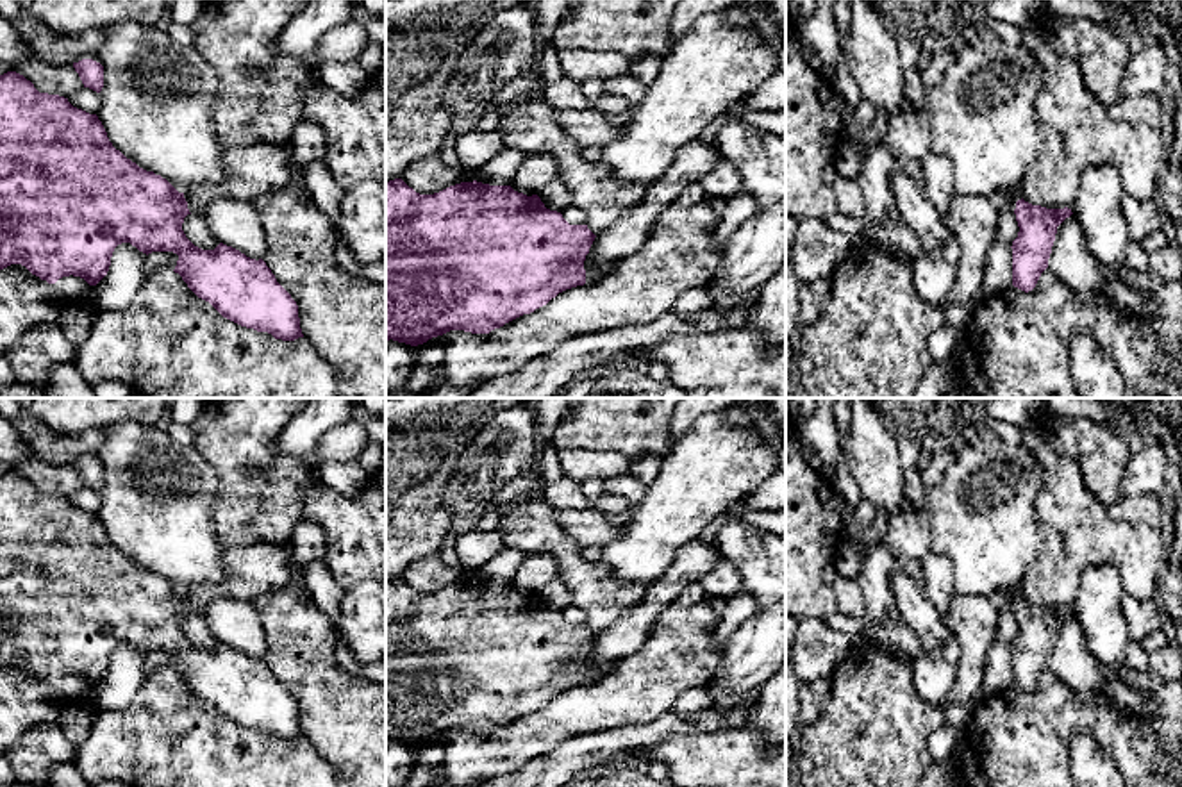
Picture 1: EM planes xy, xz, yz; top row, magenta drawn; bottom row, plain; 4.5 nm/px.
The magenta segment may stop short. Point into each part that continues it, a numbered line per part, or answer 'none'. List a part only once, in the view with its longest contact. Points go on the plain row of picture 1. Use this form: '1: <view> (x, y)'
none

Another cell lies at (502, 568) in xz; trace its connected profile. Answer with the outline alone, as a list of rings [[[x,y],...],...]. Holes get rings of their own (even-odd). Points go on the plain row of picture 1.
[[[504,546],[487,564],[473,573],[475,580],[489,585],[511,585],[523,557],[521,551]]]

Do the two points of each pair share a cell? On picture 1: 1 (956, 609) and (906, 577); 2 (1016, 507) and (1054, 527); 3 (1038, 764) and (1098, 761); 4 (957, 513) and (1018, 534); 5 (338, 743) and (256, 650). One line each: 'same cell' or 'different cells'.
1: different cells
2: different cells
3: different cells
4: same cell
5: different cells

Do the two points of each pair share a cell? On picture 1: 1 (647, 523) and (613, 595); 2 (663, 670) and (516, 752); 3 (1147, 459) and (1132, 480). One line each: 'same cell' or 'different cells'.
1: different cells
2: same cell
3: same cell

